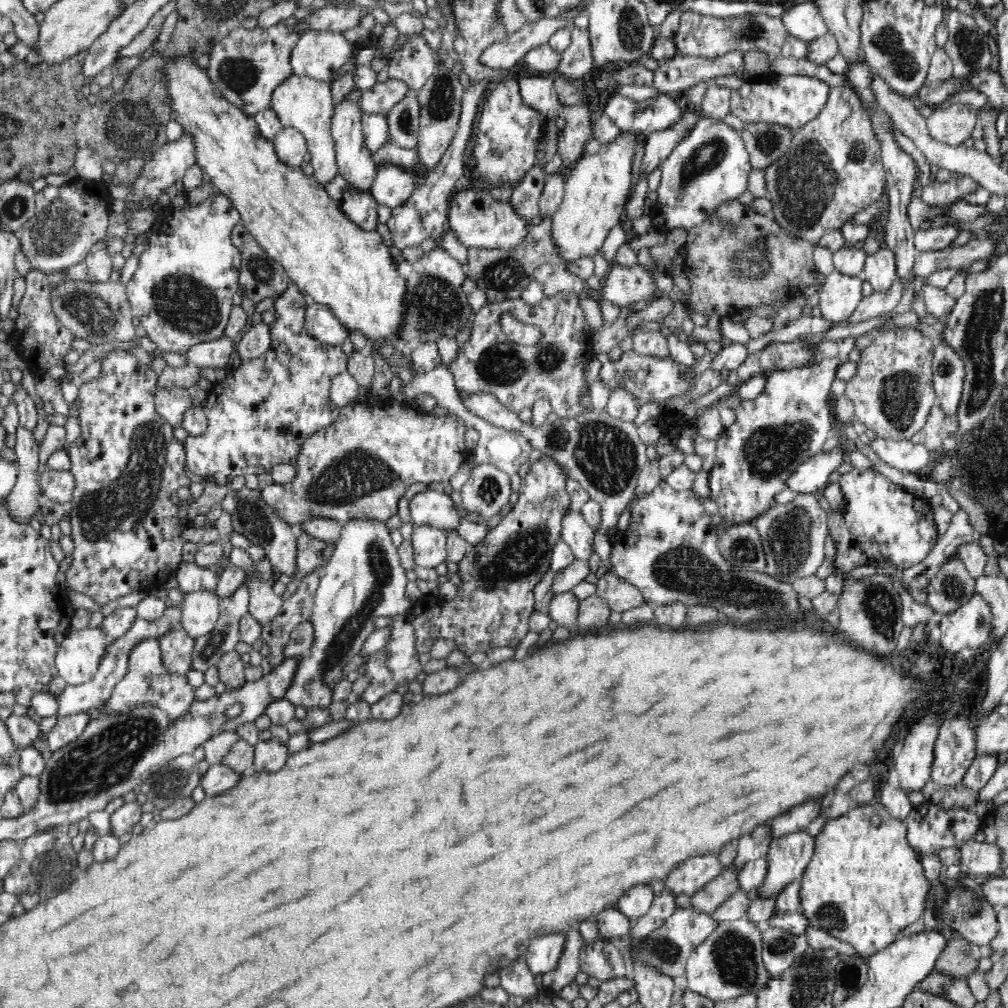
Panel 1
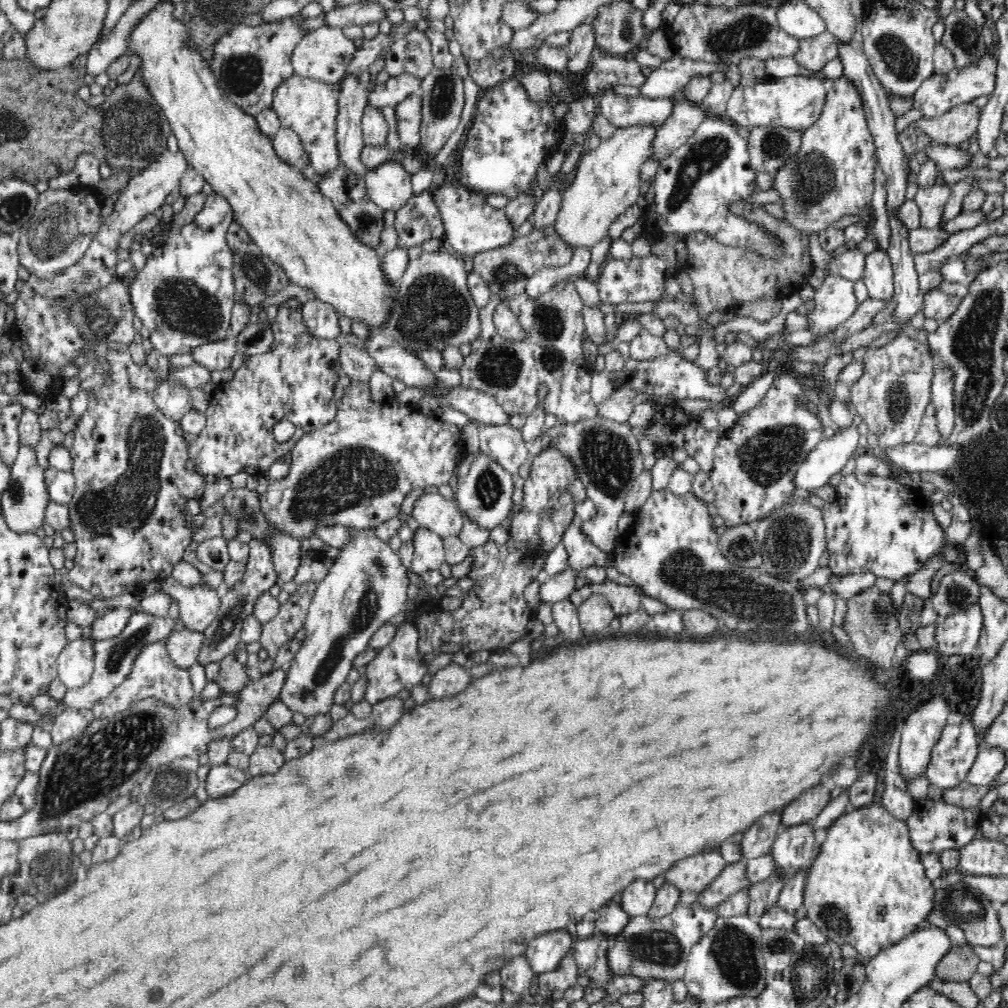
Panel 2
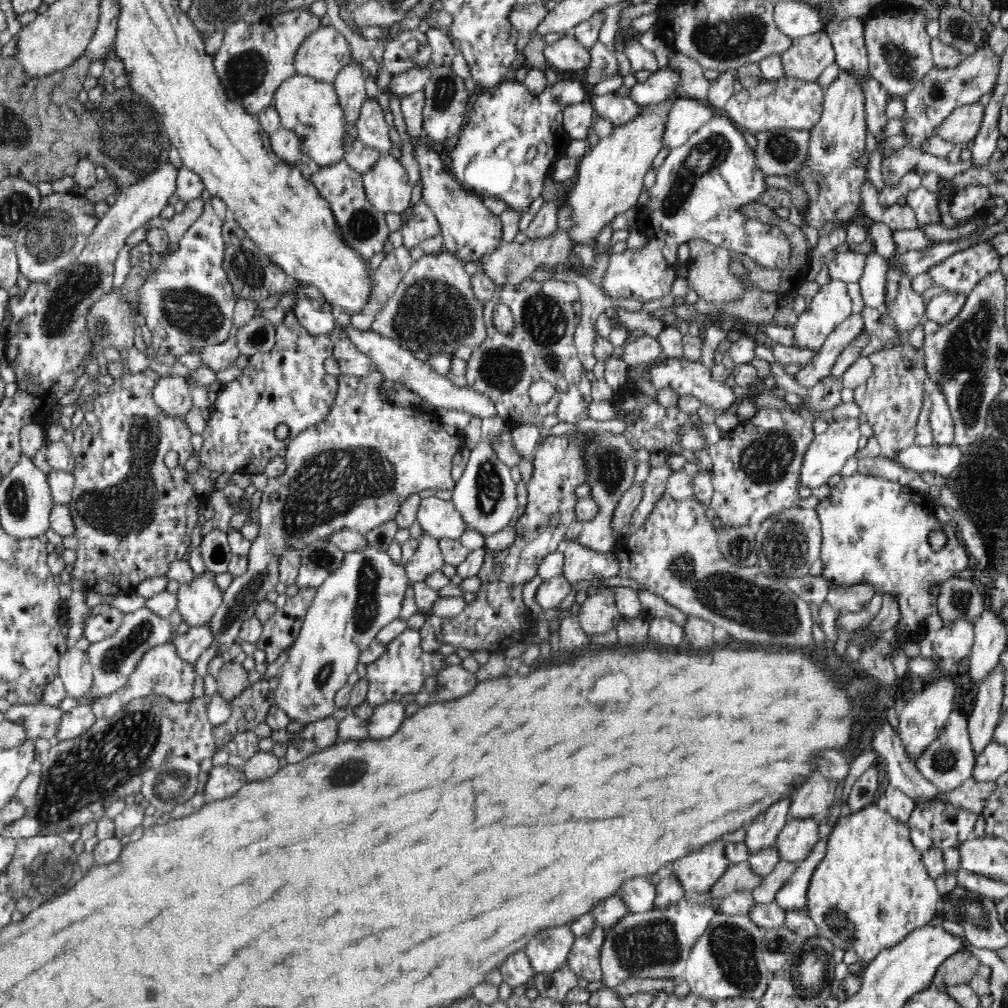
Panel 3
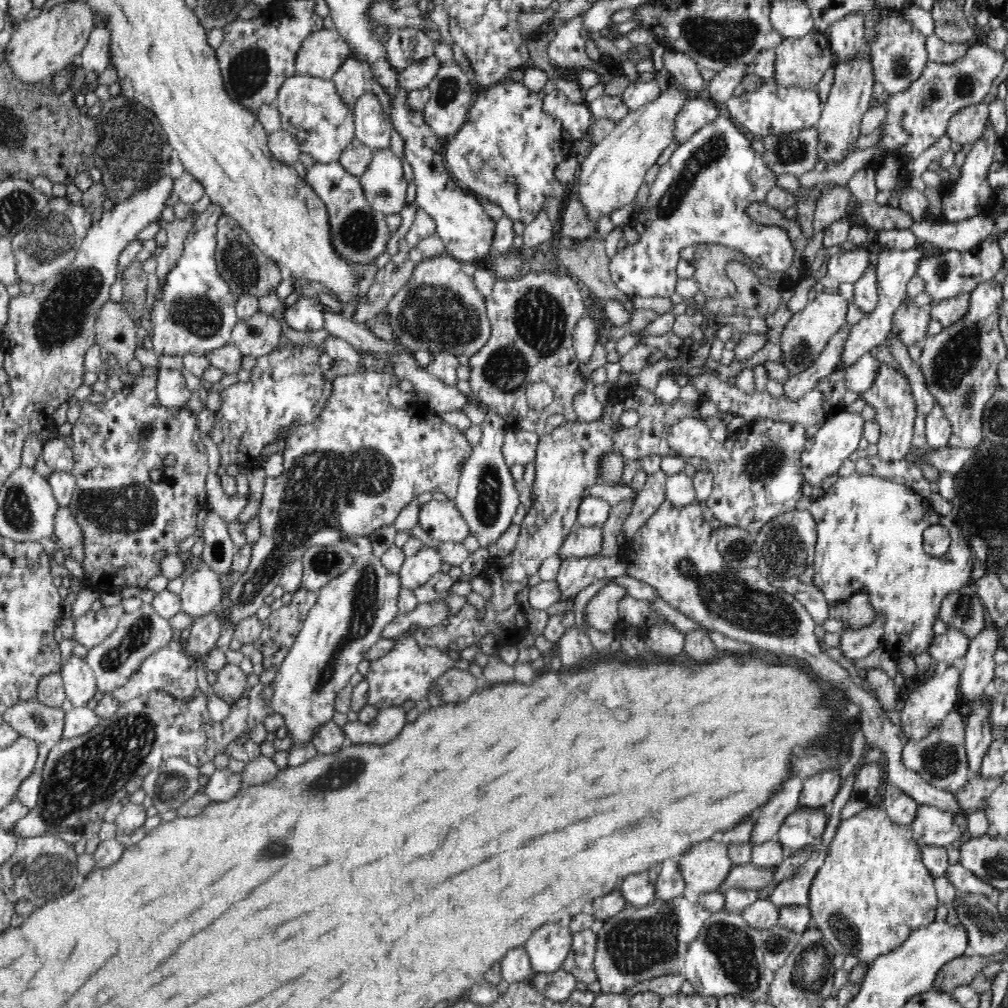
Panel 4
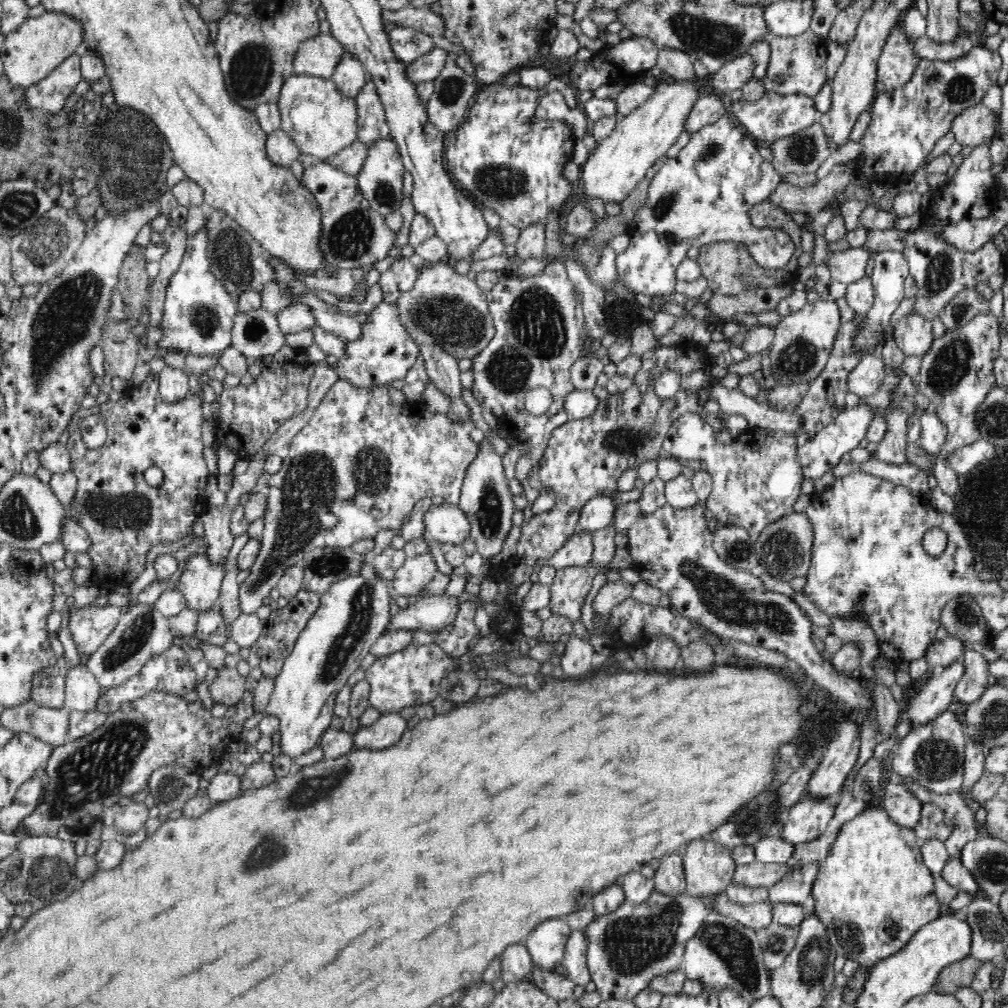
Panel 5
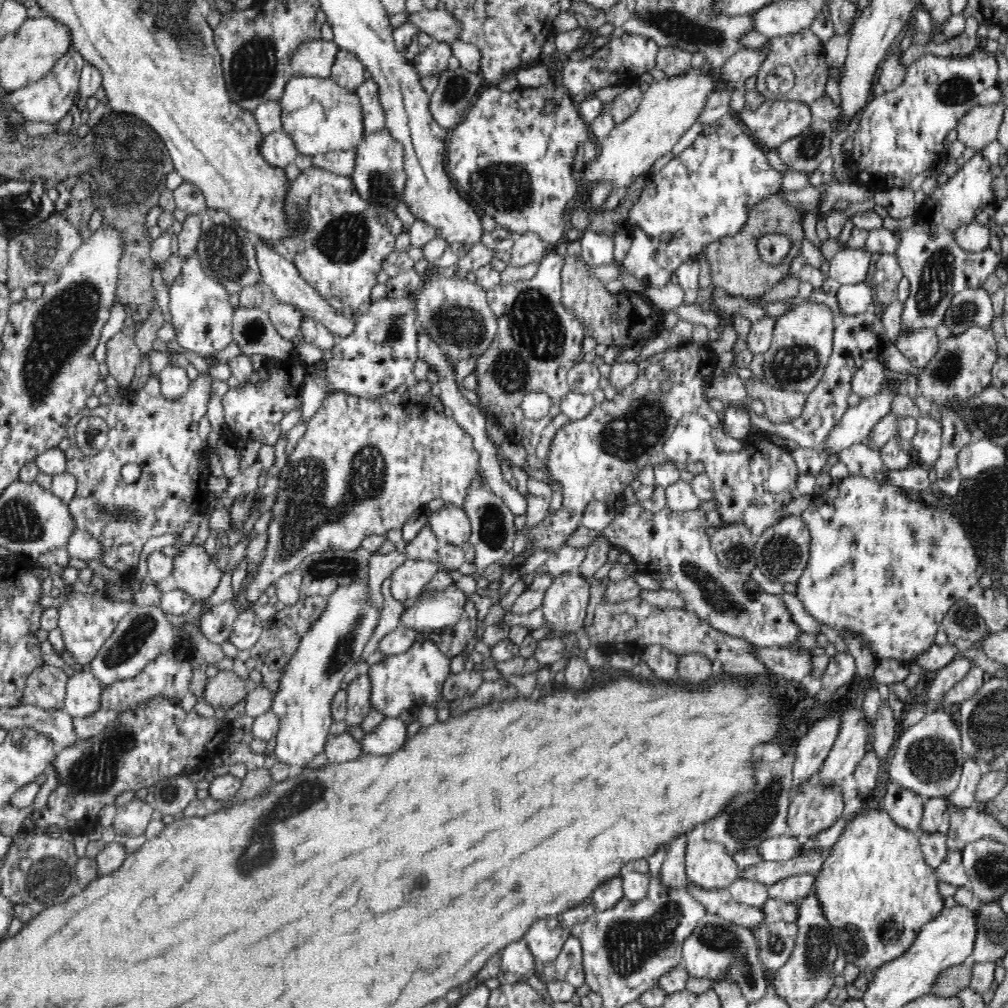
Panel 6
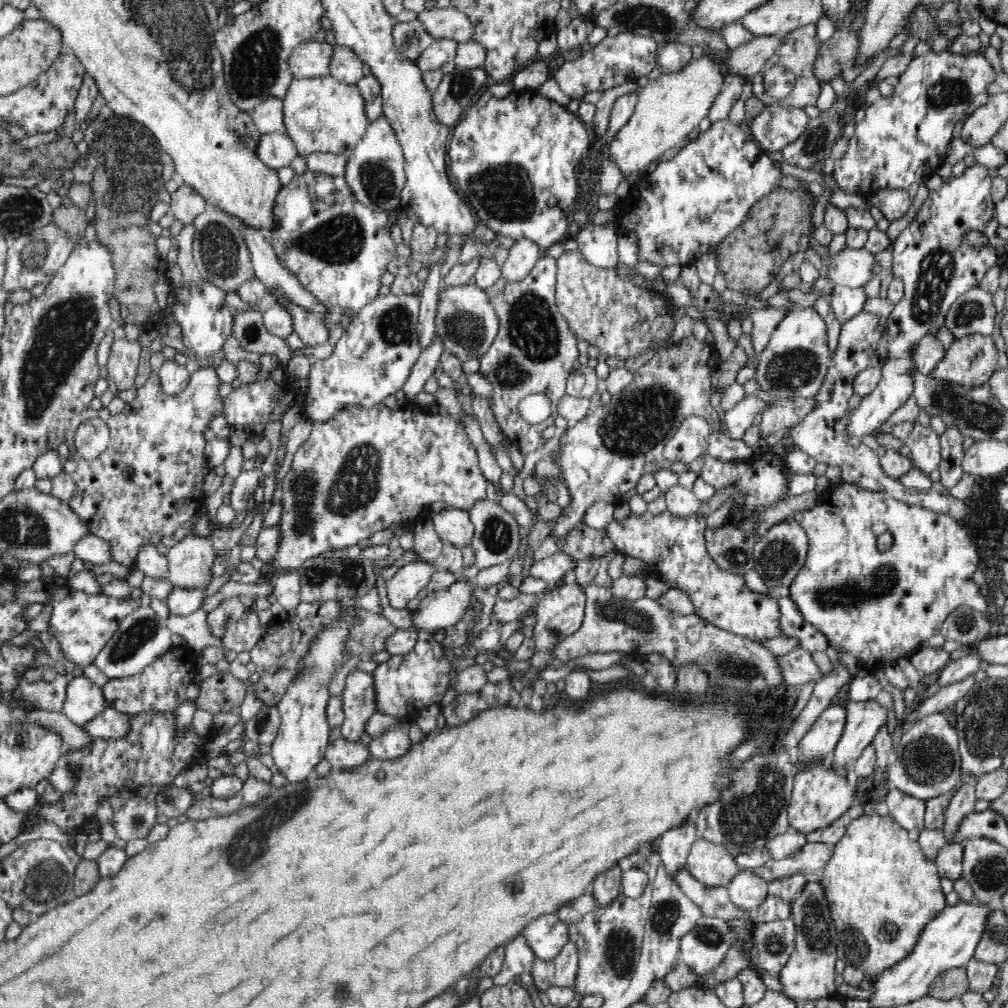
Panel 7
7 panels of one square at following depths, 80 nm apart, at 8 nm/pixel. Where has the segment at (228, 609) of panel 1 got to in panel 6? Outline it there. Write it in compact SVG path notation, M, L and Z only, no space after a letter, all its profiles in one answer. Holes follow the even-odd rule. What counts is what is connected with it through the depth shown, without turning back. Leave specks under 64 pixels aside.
M332 390L327 393L322 401L321 406L316 411L311 419L306 424L306 432L304 436L298 440L296 448L288 458L284 468L280 468L278 472L278 489L276 491L276 500L274 500L274 506L271 506L270 524L265 531L267 541L265 542L264 556L258 563L256 571L247 579L246 583L242 586L241 600L245 610L254 608L254 604L258 603L258 598L262 594L266 594L268 586L276 584L276 581L284 576L284 573L294 570L304 560L305 556L312 554L316 551L325 551L328 549L336 550L351 550L360 548L360 542L366 538L366 536L386 535L390 530L400 530L406 524L406 521L410 519L410 516L415 510L424 503L430 502L435 498L441 498L446 503L452 503L457 507L461 507L465 490L469 485L469 482L477 475L475 472L480 468L479 452L474 447L474 439L470 433L466 432L452 417L451 413L438 413L436 410L426 406L420 416L412 414L408 416L400 406L394 406L388 402L386 395L376 395L375 397L364 397L356 395L356 393L348 393L345 390Z

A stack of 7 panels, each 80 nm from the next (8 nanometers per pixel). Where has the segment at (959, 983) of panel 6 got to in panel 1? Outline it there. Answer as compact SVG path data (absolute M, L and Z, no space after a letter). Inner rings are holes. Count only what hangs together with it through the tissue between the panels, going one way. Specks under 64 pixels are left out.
M947 937L945 947L935 960L934 968L940 972L966 978L978 970L978 962L985 956L985 949L984 946L972 943L964 937Z

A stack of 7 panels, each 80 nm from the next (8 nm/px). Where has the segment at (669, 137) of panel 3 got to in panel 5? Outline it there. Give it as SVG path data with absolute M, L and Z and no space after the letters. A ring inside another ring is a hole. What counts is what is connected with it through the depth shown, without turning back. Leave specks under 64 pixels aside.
M714 94L700 96L690 107L688 114L684 117L683 131L688 134L695 133L706 124L717 121L725 113L722 99Z

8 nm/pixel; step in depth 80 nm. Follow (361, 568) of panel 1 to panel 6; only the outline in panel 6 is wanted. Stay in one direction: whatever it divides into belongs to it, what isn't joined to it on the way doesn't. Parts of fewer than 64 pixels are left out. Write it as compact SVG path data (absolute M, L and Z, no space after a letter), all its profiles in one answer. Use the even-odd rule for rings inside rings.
M368 580L352 581L338 585L327 597L325 607L301 636L292 658L281 672L271 710L280 720L275 755L277 760L305 768L325 748L326 738L333 721L332 704L340 690L344 676L362 658L364 648L374 636L382 608L374 605L374 597Z

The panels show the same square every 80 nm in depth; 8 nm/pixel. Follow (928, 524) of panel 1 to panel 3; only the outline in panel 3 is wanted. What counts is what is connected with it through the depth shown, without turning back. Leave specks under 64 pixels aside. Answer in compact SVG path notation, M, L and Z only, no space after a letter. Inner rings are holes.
M858 472L850 476L842 476L840 482L832 486L832 496L816 506L822 517L822 576L828 580L829 585L852 586L860 582L869 582L874 590L882 594L894 596L898 600L900 620L894 626L898 633L898 643L901 644L918 641L927 633L926 618L934 613L937 596L930 591L932 578L947 579L952 576L950 570L962 570L968 566L968 556L964 552L962 543L956 540L954 528L938 521L935 506L931 498L899 482L892 482L879 476L863 475ZM934 532L944 532L946 542L940 550L934 550L930 544L930 536Z

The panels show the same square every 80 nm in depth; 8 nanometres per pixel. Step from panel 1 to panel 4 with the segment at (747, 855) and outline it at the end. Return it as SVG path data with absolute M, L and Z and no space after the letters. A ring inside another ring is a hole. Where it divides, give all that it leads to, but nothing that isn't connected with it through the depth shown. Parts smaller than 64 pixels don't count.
M802 778L788 780L788 784L784 784L783 788L761 808L755 816L749 834L752 847L765 844L777 836L784 820L797 808L803 786Z

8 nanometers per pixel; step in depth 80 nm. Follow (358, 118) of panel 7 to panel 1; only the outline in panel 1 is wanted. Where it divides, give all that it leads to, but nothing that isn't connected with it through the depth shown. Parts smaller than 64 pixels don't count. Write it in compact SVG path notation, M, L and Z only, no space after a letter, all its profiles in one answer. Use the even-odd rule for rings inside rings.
M292 74L272 91L271 109L278 115L283 127L294 127L304 134L311 156L313 176L320 184L330 184L335 176L338 176L339 170L331 135L334 104L329 84L326 81Z

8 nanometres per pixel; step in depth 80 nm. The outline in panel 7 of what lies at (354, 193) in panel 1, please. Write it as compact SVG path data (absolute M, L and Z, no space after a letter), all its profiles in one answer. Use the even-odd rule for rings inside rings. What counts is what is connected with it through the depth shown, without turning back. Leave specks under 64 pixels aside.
M306 171L282 187L275 206L276 226L272 232L280 261L298 276L300 283L328 306L342 308L345 321L359 316L378 296L381 278L388 270L388 262L396 254L396 244L388 227L388 214L377 208L364 206L352 192L345 176Z

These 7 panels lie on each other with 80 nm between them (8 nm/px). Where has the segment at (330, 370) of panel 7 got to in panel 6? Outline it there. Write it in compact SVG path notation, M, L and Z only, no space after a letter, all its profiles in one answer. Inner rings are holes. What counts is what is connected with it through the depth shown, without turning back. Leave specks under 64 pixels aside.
M384 298L372 302L371 306L356 317L358 320L354 334L346 338L336 337L336 346L332 350L332 358L325 362L326 383L328 393L332 390L345 390L348 393L364 397L384 395L406 383L409 375L413 374L418 358L418 332L414 323L414 305L406 299Z

